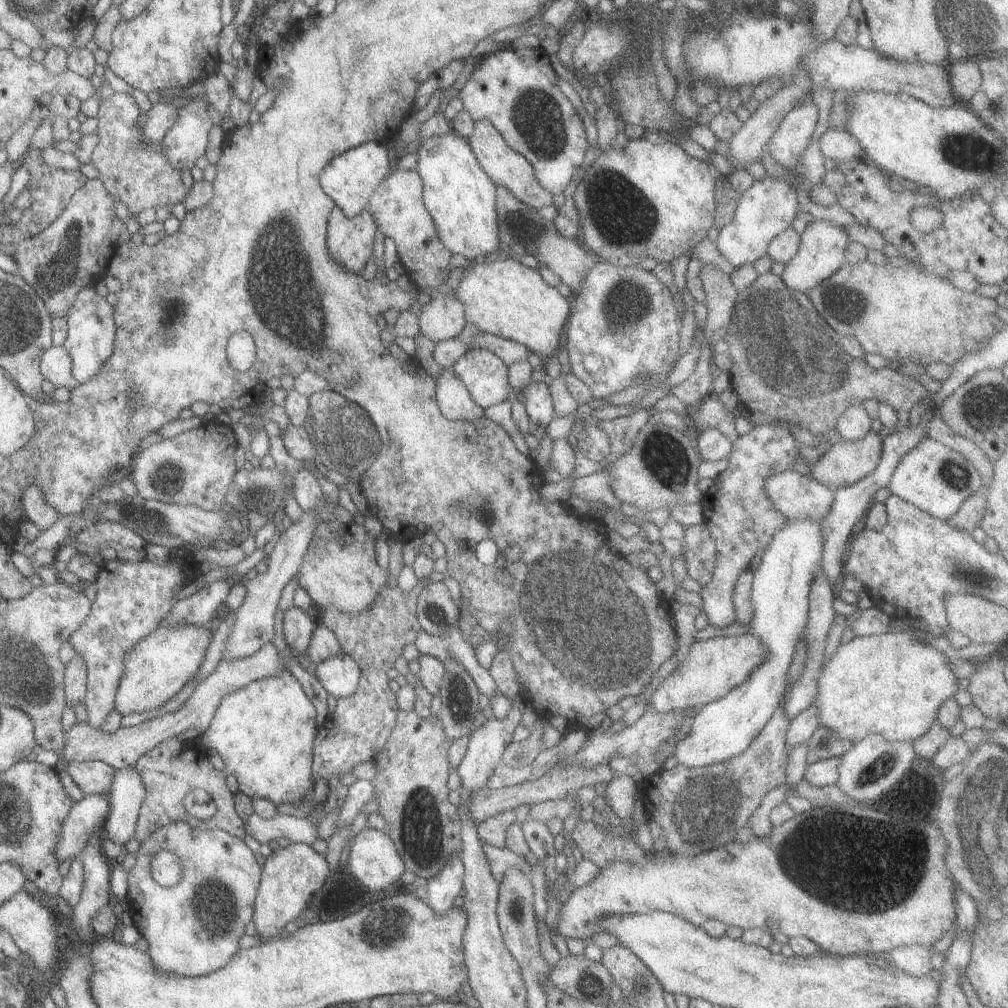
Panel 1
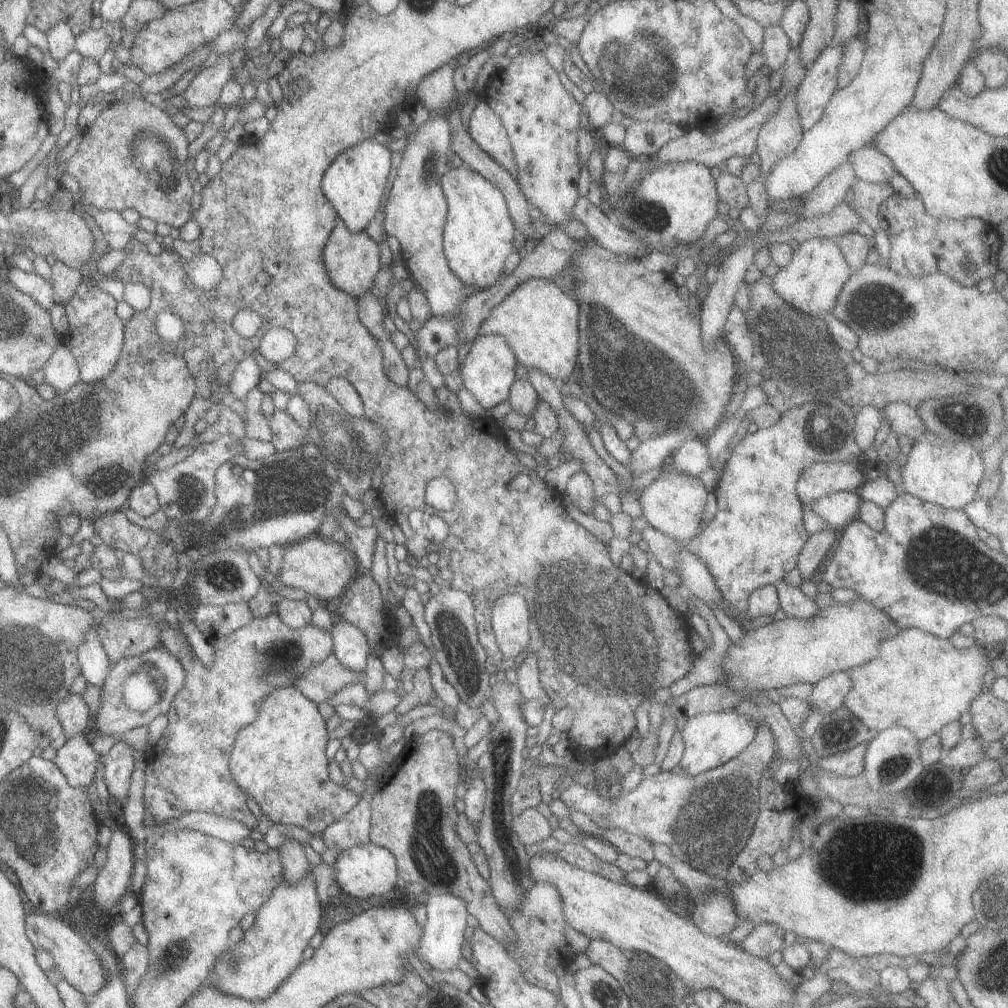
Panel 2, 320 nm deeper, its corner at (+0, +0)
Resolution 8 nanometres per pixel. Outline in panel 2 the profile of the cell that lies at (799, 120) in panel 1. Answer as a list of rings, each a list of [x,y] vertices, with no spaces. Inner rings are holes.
[[[841,44],[825,47],[800,80],[794,92],[794,103],[803,130],[818,121],[830,94],[835,90],[842,54]]]

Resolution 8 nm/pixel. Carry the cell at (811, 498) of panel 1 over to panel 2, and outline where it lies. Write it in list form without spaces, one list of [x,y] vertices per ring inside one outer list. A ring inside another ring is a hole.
[[[837,491],[812,500],[804,509],[813,511],[821,523],[838,530],[856,519],[860,501],[854,491]]]

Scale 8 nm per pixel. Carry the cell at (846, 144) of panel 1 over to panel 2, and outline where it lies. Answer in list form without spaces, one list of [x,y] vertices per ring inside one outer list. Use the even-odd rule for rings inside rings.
[[[869,144],[852,150],[848,154],[847,162],[857,179],[870,183],[887,183],[897,174],[891,161]]]

